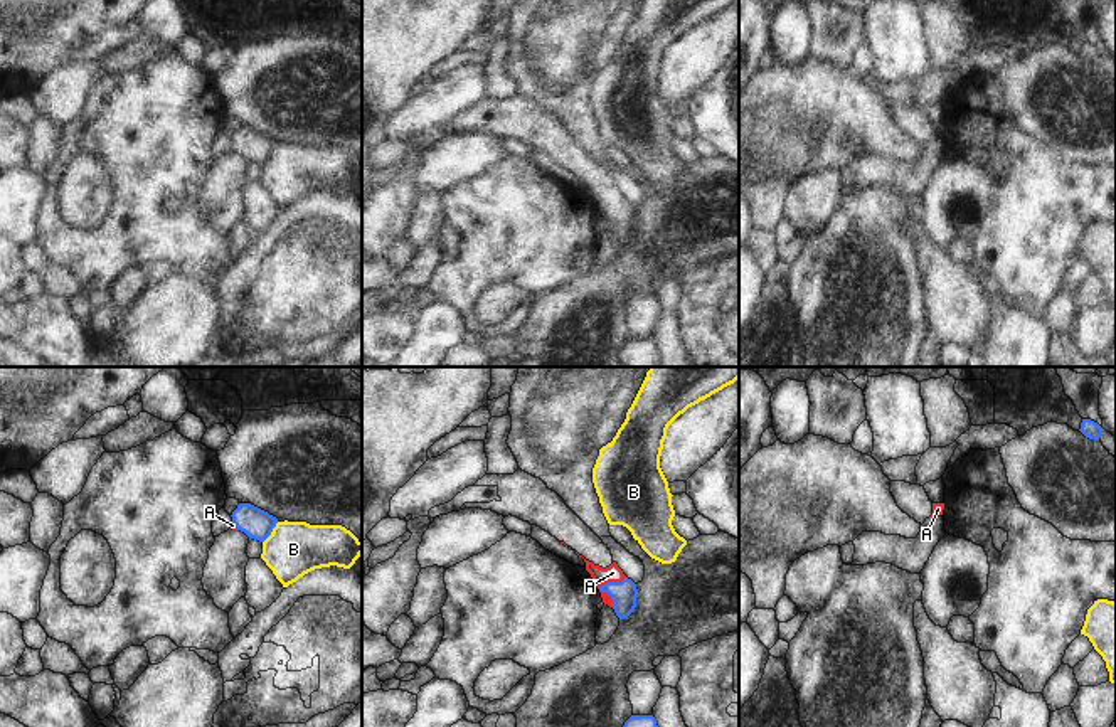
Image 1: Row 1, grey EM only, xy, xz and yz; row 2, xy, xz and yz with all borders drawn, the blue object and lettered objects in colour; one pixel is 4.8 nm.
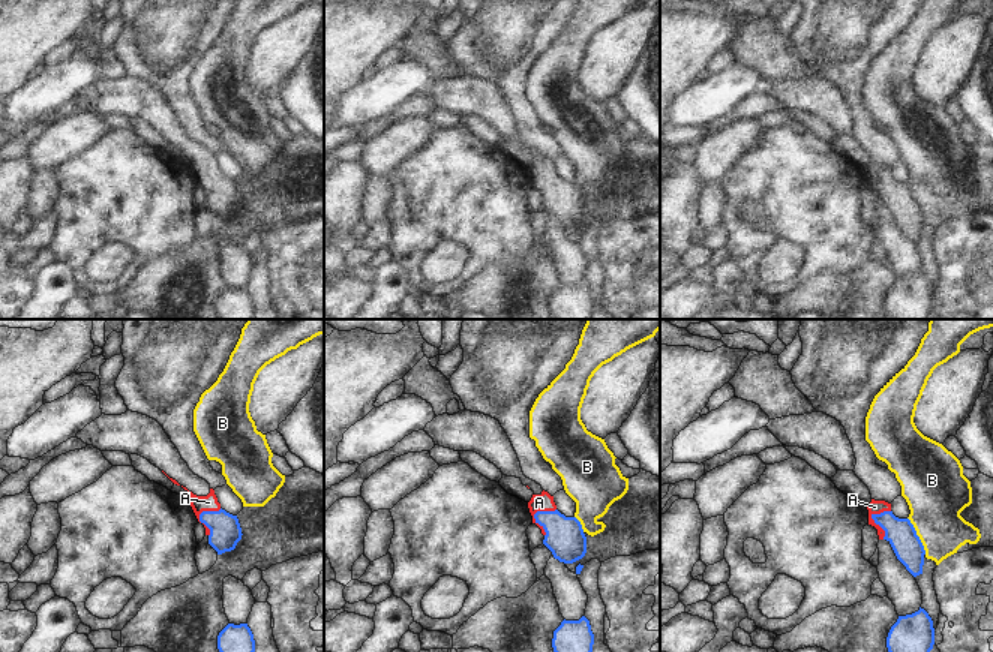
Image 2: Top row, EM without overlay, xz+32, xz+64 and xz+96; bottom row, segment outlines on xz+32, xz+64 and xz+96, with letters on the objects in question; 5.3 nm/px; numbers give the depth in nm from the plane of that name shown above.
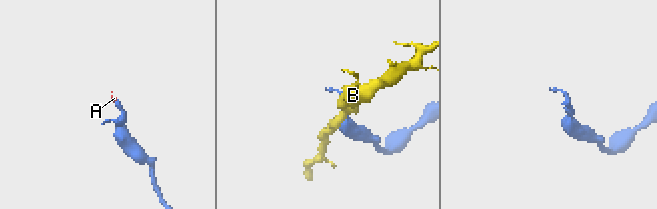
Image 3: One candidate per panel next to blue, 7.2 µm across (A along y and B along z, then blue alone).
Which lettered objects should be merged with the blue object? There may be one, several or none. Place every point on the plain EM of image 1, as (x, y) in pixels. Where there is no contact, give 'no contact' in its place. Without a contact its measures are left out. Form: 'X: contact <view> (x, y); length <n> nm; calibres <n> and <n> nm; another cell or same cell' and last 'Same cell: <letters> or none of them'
A: contact xz (601, 209); length 170 nm; calibres 120 and 80 nm; same cell
B: contact xy (271, 153); length 130 nm; calibres 150 and 260 nm; another cell
Same cell: A

